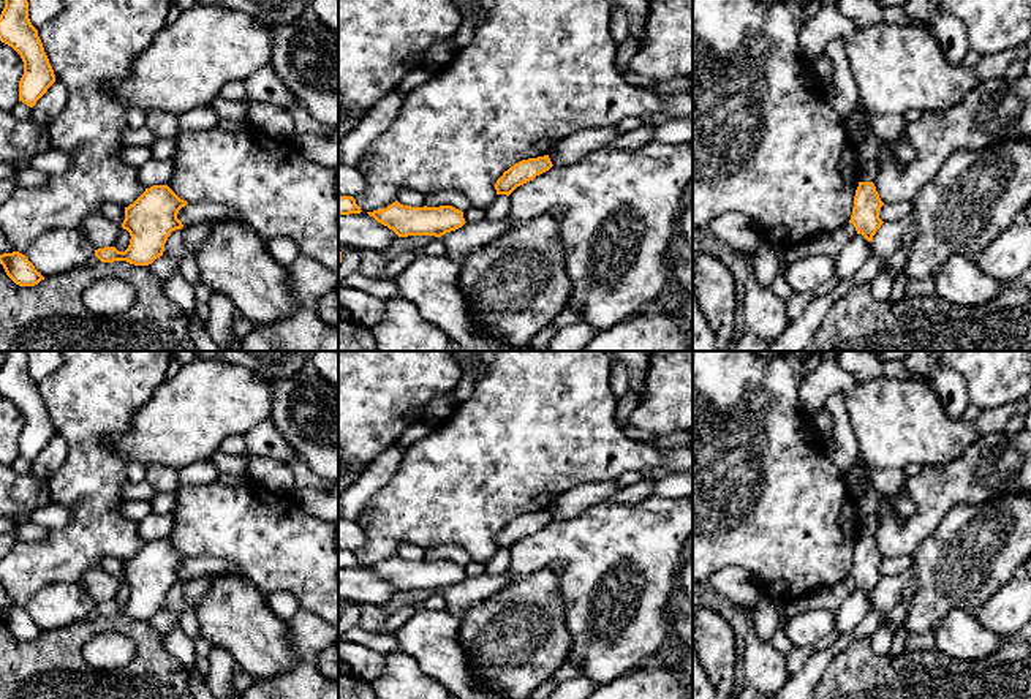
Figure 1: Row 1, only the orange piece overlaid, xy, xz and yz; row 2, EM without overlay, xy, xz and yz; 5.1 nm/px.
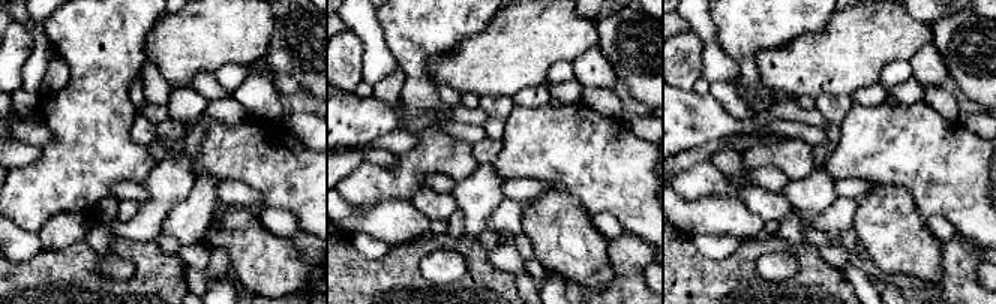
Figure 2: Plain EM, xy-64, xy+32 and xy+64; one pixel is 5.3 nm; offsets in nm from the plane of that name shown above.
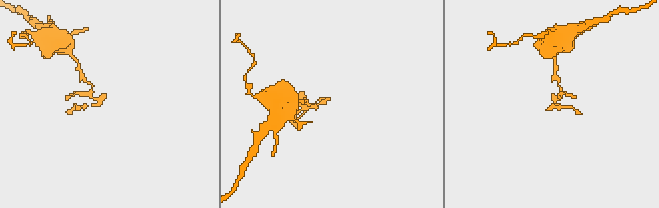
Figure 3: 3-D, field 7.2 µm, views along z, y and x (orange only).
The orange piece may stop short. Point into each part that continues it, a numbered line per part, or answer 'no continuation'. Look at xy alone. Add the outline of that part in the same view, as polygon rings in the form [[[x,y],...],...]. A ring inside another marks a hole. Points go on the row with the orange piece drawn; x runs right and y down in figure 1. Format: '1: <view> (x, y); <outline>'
1: xy (272, 187); [[[244,127],[183,131],[177,138],[174,174],[166,183],[187,202],[225,204],[262,240],[293,239],[307,256],[338,274],[338,177],[308,160],[293,139],[277,139]]]

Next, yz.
1: yz (998, 109); [[[1031,77],[990,79],[974,89],[958,104],[944,111],[923,111],[909,122],[898,144],[914,152],[914,158],[901,169],[895,164],[895,145],[882,141],[878,157],[876,191],[882,202],[912,202],[923,185],[931,182],[946,160],[957,150],[977,152],[1006,139],[1031,141]]]

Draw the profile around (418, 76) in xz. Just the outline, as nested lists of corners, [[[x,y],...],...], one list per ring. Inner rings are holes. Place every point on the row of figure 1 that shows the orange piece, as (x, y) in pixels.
[[[416,68],[413,71],[410,71],[397,85],[397,92],[400,92],[402,95],[410,93],[411,90],[414,90],[417,85],[425,84],[427,81],[430,81],[433,77],[435,71],[427,70],[427,68]]]

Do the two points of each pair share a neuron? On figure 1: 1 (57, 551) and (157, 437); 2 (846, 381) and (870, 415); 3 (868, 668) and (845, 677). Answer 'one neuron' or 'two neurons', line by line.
1: two neurons
2: two neurons
3: one neuron

